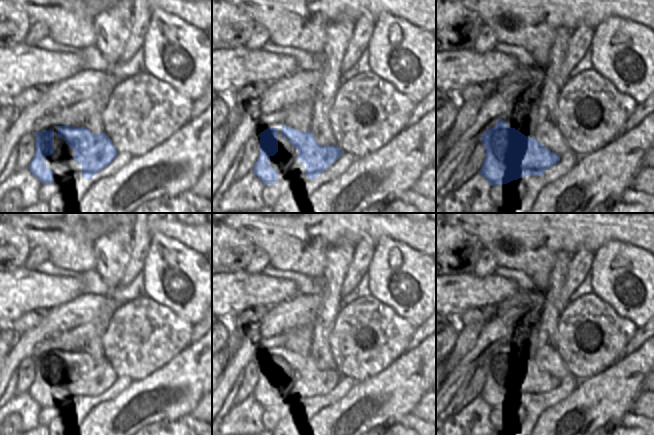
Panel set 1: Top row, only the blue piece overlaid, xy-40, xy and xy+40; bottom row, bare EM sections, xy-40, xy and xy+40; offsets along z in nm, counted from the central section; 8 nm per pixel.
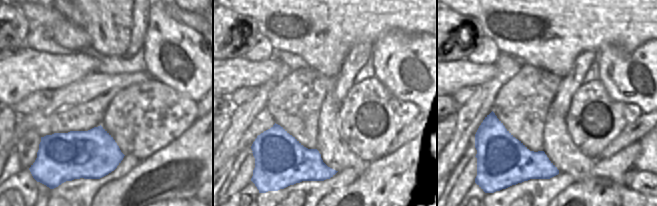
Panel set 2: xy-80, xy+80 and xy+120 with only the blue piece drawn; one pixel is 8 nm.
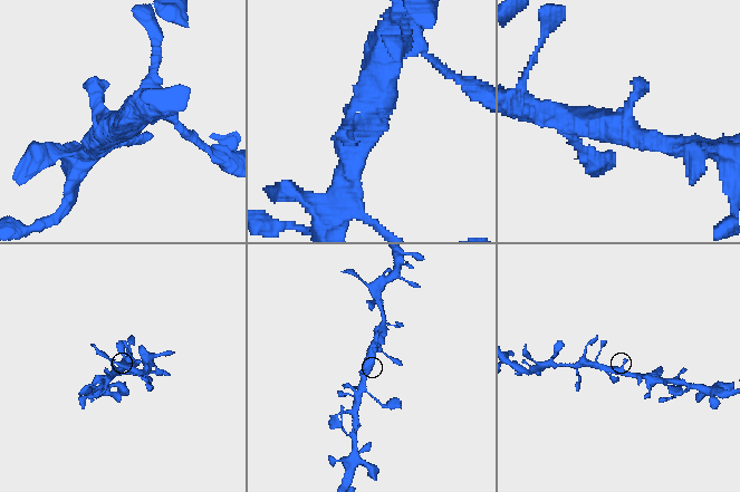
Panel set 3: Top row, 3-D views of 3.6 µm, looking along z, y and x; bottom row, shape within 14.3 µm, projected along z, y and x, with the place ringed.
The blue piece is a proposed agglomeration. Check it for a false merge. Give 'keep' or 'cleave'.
keep

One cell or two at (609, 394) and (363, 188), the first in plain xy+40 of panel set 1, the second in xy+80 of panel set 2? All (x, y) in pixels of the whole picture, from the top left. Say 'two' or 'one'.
one

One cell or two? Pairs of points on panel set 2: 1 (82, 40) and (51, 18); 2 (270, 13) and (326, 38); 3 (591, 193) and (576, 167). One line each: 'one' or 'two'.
1: one
2: one
3: two

